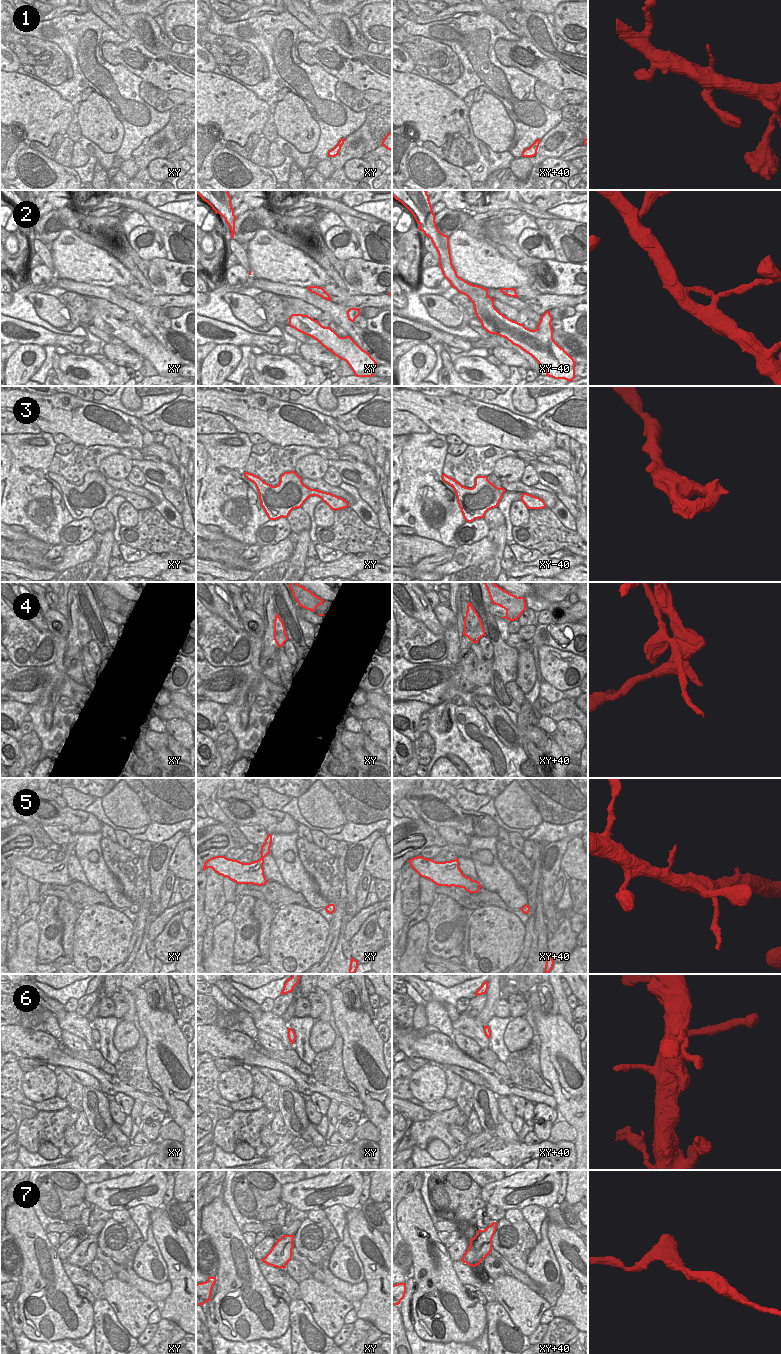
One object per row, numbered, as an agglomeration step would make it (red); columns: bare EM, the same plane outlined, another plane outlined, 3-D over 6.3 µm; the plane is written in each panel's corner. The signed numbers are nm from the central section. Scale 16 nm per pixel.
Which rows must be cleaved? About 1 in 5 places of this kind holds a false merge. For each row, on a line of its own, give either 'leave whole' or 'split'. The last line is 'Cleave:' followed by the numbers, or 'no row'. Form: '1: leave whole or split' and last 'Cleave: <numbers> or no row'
1: leave whole
2: leave whole
3: leave whole
4: split
5: leave whole
6: leave whole
7: leave whole
Cleave: 4

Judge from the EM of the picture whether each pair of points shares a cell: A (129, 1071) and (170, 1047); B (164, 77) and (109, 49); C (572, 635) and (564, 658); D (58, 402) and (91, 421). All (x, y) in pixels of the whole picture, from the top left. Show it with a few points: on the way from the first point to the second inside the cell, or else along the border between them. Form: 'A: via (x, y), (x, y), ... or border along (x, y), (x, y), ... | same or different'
A: border along (146, 1037), (146, 1067), (150, 1077), (156, 1082) | different
B: via (150, 70), (138, 69), (123, 54) | same
C: border along (543, 645), (570, 651), (577, 655) | different
D: via (66, 410), (73, 417), (83, 421) | same

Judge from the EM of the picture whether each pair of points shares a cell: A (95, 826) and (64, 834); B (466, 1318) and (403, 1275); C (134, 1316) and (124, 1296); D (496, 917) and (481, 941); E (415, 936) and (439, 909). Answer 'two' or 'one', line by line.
A: two
B: two
C: one
D: one
E: two

